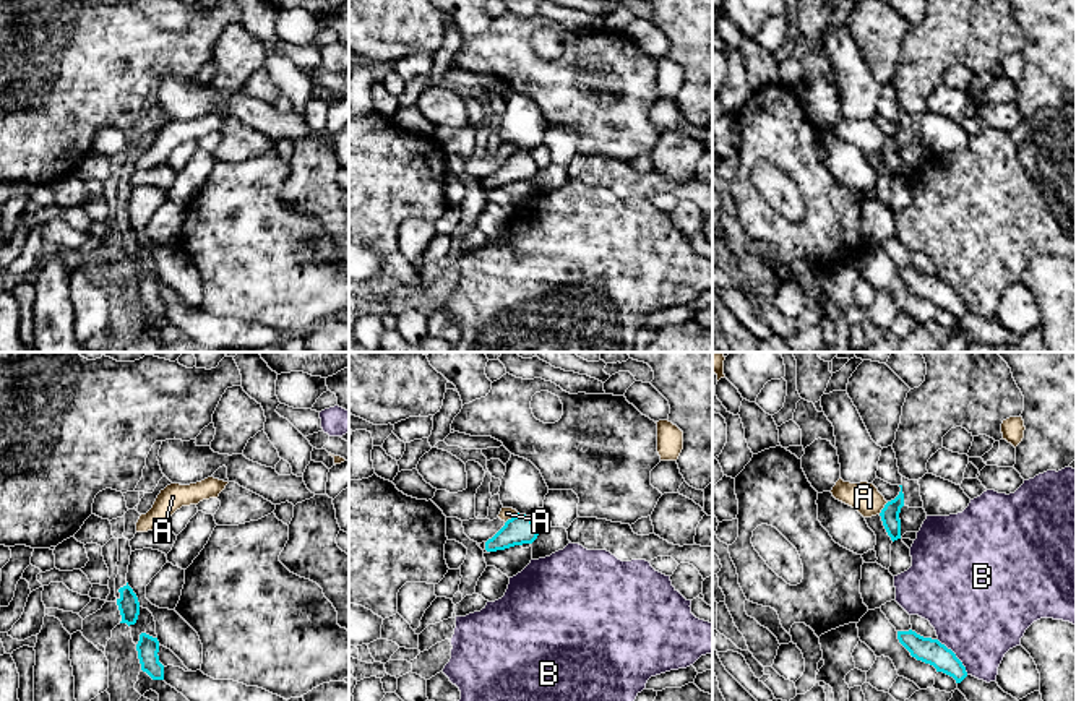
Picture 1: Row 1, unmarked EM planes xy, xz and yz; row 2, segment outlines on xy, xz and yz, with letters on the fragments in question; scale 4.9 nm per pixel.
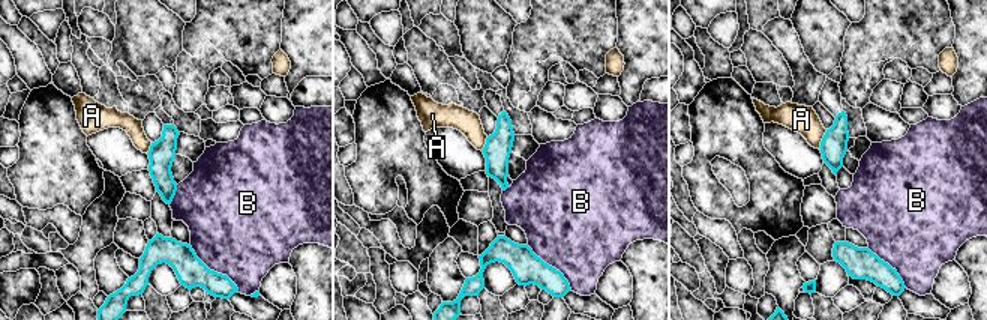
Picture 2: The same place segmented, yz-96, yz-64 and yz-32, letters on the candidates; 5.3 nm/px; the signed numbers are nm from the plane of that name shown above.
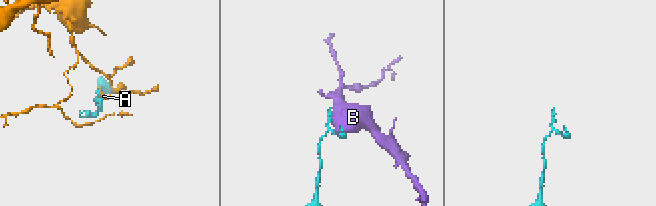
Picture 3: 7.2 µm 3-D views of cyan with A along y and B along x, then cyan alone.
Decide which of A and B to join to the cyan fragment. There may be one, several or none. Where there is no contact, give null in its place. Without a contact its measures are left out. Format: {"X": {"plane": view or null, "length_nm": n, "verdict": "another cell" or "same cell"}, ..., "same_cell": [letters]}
{"A": {"plane": "xz", "length_nm": 90, "verdict": "another cell"}, "B": {"plane": "yz", "length_nm": 240, "verdict": "another cell"}, "same_cell": []}

